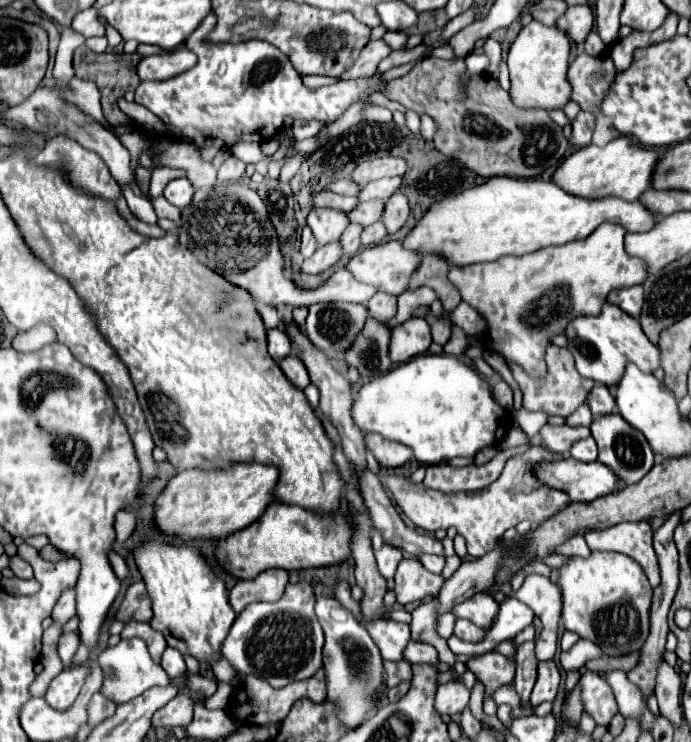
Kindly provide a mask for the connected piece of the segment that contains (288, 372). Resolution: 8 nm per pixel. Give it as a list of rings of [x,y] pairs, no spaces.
[[[295,356],[283,358],[283,362],[279,362],[279,368],[283,370],[283,374],[287,376],[287,380],[295,388],[305,390],[309,386],[309,376],[307,376],[307,370],[305,370],[305,364],[301,360],[297,360]]]

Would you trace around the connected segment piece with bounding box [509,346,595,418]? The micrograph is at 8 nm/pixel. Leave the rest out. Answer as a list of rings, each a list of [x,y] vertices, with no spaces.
[[[549,346],[545,352],[545,362],[547,362],[547,374],[541,378],[533,378],[515,362],[509,362],[509,368],[523,392],[523,408],[525,410],[541,410],[541,412],[547,412],[549,416],[565,416],[567,418],[585,402],[587,392],[593,388],[595,382],[579,376],[579,372],[575,370],[575,360],[573,360],[571,352],[567,352],[567,348]]]

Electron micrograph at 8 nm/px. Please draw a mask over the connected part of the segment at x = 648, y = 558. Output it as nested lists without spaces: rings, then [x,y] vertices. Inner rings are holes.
[[[621,522],[607,530],[589,530],[585,534],[591,550],[621,552],[633,558],[647,576],[651,586],[656,588],[661,581],[658,559],[655,554],[652,528],[643,522]]]

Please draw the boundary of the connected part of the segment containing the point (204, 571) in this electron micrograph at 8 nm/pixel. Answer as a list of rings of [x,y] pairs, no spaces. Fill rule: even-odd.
[[[149,540],[137,546],[133,556],[153,600],[153,618],[149,624],[159,630],[167,644],[177,648],[181,654],[191,654],[205,662],[217,660],[221,656],[219,646],[237,614],[229,604],[223,578],[215,574],[203,552],[197,546],[173,546],[159,540]]]

